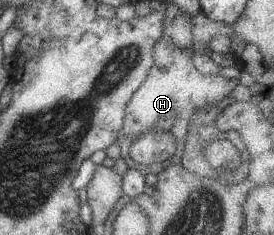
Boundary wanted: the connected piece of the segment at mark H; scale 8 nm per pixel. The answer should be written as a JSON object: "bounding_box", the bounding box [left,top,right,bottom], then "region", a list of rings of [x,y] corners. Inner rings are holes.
{"bounding_box":[116,34,239,176],"region":[[[163,34],[159,40],[156,40],[153,49],[153,66],[127,103],[122,127],[117,133],[116,143],[120,147],[120,157],[128,169],[136,170],[143,176],[158,175],[166,166],[180,162],[187,125],[193,112],[223,100],[239,84],[238,78],[228,79],[220,75],[201,74],[194,68],[191,56],[192,54],[175,48],[167,35]],[[149,131],[171,133],[177,150],[162,163],[140,165],[129,158],[129,147],[138,136]]]}

